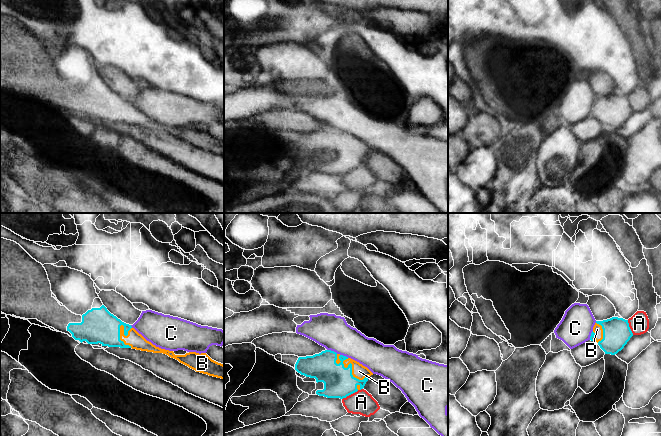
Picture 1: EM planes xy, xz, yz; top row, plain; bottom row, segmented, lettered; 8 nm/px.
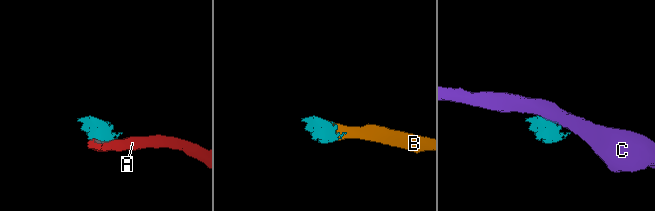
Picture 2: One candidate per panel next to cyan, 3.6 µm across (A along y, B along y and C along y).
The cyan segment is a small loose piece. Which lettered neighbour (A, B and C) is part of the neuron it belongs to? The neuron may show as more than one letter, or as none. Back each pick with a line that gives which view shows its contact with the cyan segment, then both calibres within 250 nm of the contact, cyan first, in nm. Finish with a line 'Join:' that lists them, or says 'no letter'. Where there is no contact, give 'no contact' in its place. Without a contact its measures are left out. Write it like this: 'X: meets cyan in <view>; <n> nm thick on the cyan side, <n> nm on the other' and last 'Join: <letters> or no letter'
B: meets cyan in xz; 240 nm thick on the cyan side, 120 nm on the other
Join: B

